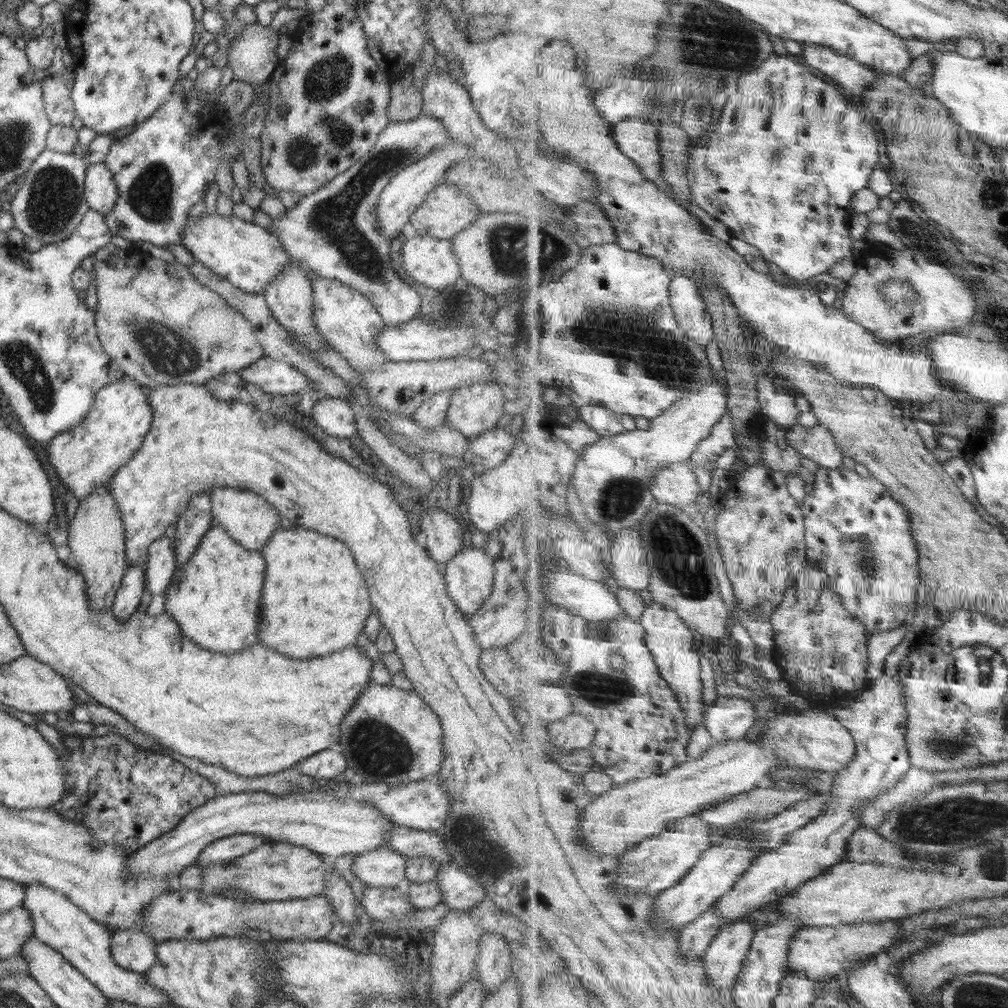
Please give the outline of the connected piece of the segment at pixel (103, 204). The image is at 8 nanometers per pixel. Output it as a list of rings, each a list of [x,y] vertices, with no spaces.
[[[104,163],[87,165],[84,192],[90,209],[105,216],[114,208],[118,198],[117,186]]]

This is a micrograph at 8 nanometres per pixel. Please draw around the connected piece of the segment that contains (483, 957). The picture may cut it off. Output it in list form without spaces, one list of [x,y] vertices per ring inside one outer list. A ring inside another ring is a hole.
[[[485,932],[480,939],[477,956],[475,975],[482,987],[492,994],[498,991],[512,974],[511,945],[501,934]]]

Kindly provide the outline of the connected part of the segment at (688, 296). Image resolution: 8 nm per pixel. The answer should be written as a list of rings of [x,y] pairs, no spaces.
[[[677,275],[671,284],[671,296],[673,309],[690,340],[708,346],[716,338],[716,324],[699,284],[693,278]]]

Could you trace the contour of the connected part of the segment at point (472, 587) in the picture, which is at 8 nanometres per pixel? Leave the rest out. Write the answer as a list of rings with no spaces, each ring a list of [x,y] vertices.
[[[476,547],[460,550],[446,564],[443,575],[448,596],[458,610],[473,615],[490,596],[495,569],[485,550]]]

